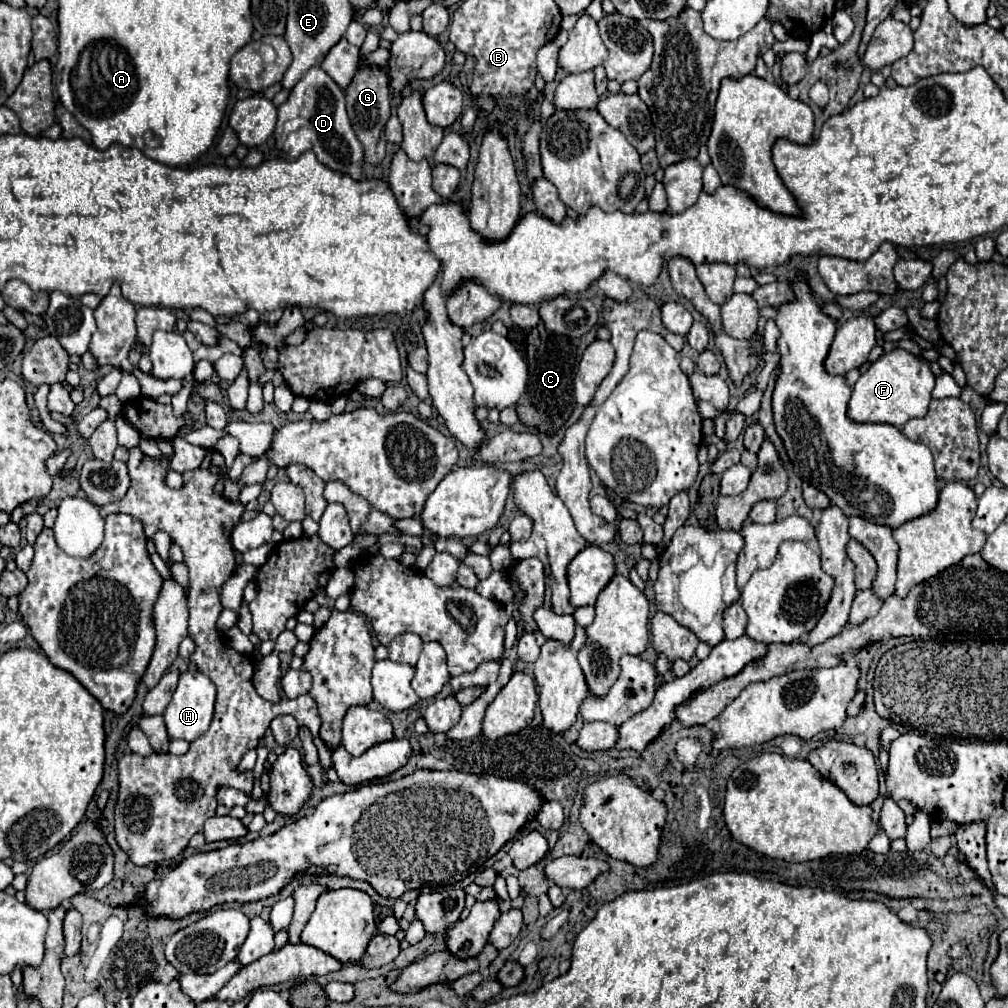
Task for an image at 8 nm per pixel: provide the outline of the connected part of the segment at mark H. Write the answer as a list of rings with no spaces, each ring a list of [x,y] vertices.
[[[194,671],[182,673],[178,687],[172,695],[172,701],[168,703],[168,707],[164,711],[164,723],[168,727],[170,739],[194,741],[196,737],[200,737],[210,727],[210,721],[214,715],[214,703],[216,703],[216,687],[208,677],[204,677],[198,671],[196,673]]]

